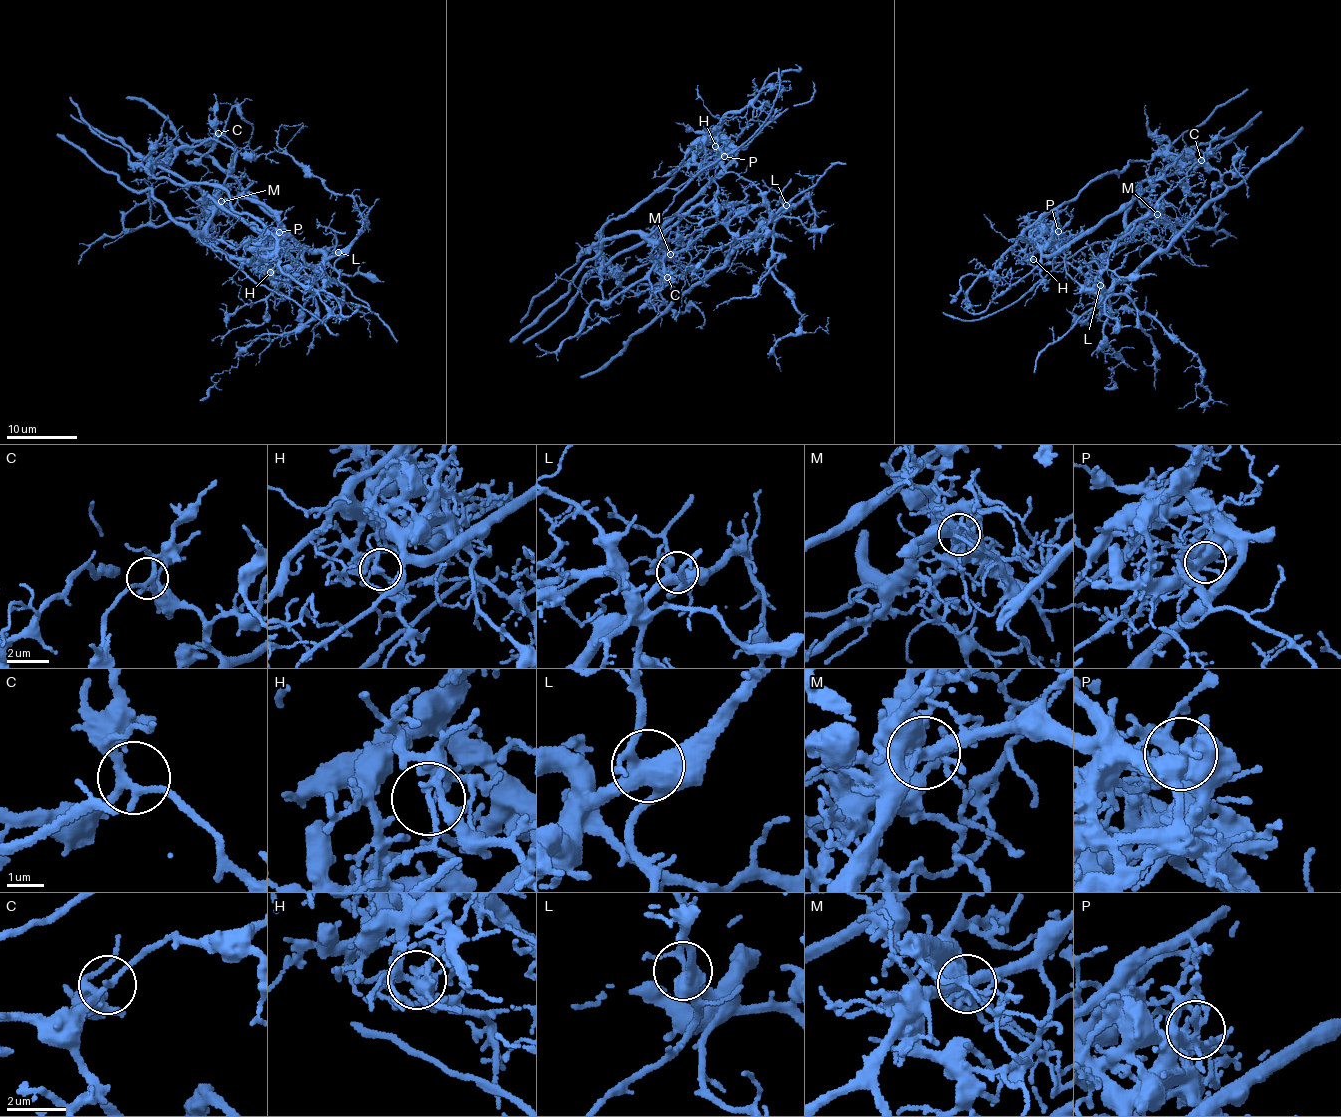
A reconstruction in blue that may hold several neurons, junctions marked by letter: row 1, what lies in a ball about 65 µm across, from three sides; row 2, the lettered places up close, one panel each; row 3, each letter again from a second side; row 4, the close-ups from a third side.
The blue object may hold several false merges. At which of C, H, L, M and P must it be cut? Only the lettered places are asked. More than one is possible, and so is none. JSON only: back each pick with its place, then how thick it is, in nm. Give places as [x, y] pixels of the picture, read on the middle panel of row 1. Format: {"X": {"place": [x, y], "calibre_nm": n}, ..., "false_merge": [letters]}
{"H": {"place": [715, 146], "calibre_nm": 120}, "M": {"place": [670, 254], "calibre_nm": 360}, "P": {"place": [724, 156], "calibre_nm": 180}, "false_merge": ["H", "M", "P"]}

